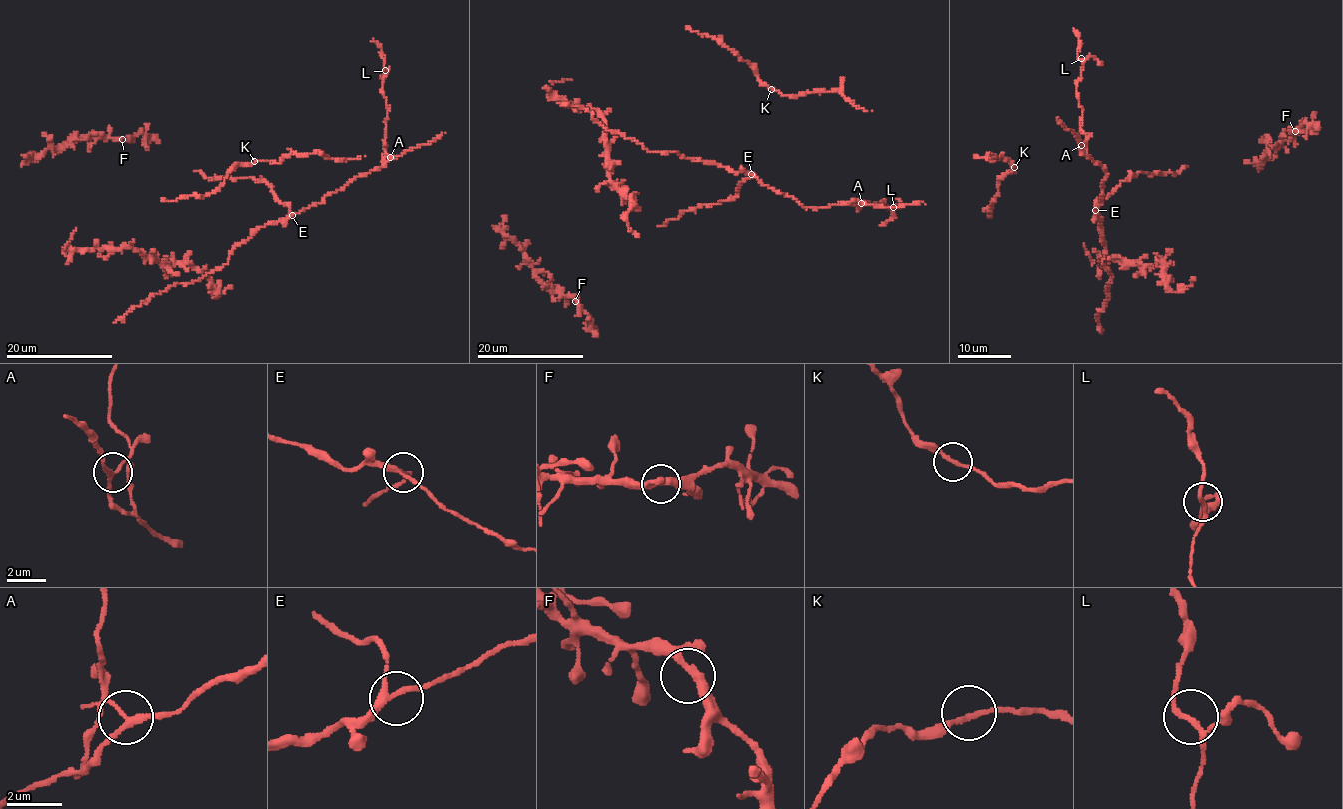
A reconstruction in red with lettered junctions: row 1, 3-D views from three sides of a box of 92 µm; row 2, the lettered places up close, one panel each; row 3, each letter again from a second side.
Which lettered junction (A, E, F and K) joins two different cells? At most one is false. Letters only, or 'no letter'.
A

